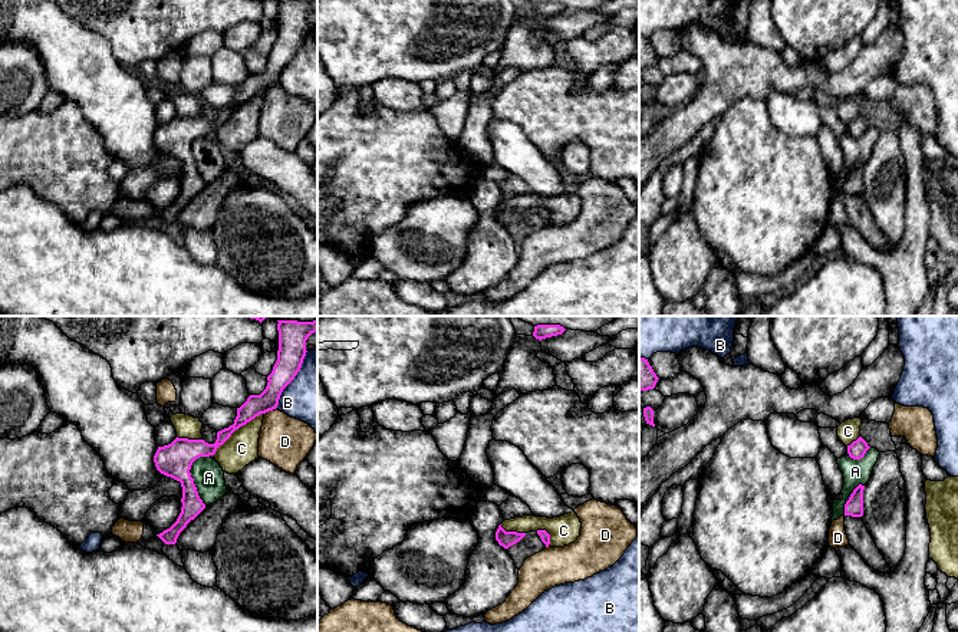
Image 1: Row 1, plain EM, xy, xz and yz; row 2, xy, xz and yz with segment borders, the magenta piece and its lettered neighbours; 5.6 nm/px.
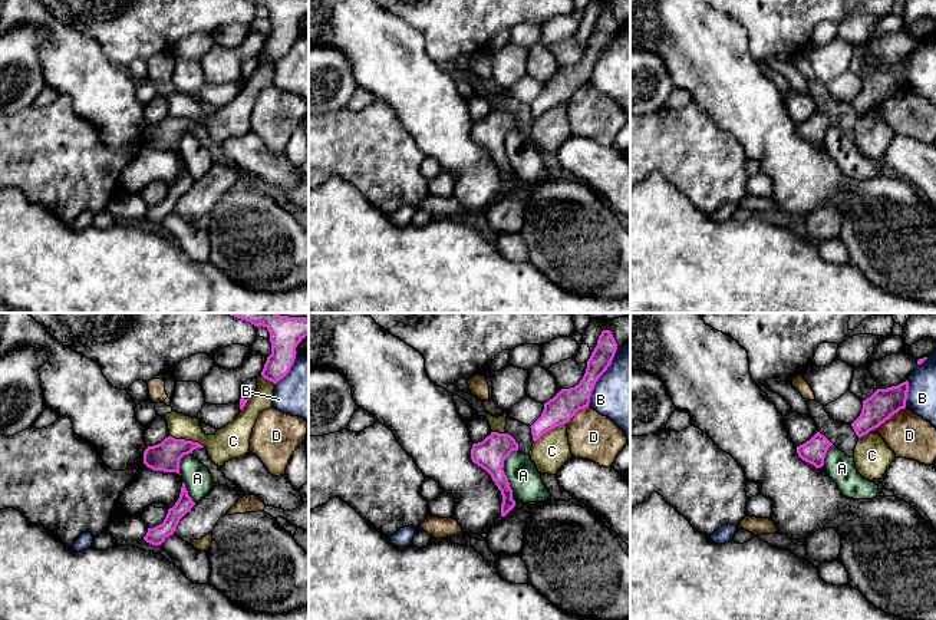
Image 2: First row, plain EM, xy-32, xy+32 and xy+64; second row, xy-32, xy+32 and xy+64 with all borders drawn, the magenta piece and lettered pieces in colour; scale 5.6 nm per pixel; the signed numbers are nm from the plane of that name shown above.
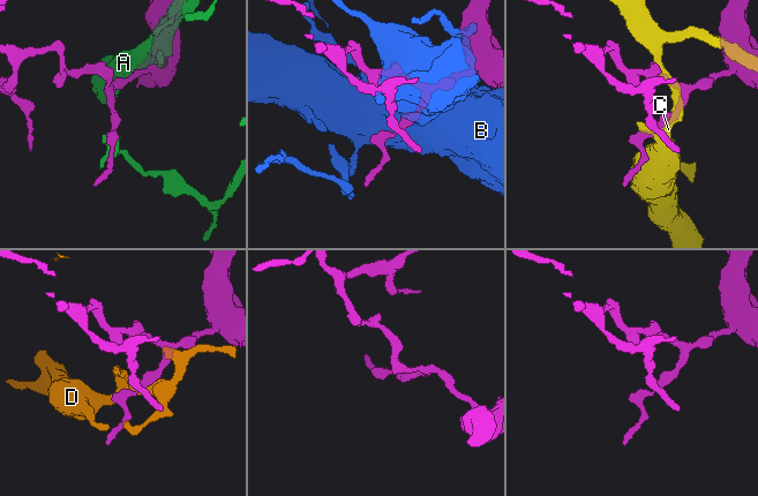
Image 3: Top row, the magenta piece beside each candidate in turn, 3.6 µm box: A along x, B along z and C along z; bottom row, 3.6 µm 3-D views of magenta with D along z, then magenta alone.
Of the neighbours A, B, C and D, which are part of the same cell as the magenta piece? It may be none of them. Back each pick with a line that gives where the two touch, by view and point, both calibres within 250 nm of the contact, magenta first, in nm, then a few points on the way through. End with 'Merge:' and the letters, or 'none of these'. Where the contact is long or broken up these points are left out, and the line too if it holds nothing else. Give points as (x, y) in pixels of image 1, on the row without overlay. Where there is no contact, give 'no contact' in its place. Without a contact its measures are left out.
Merge: none of these

